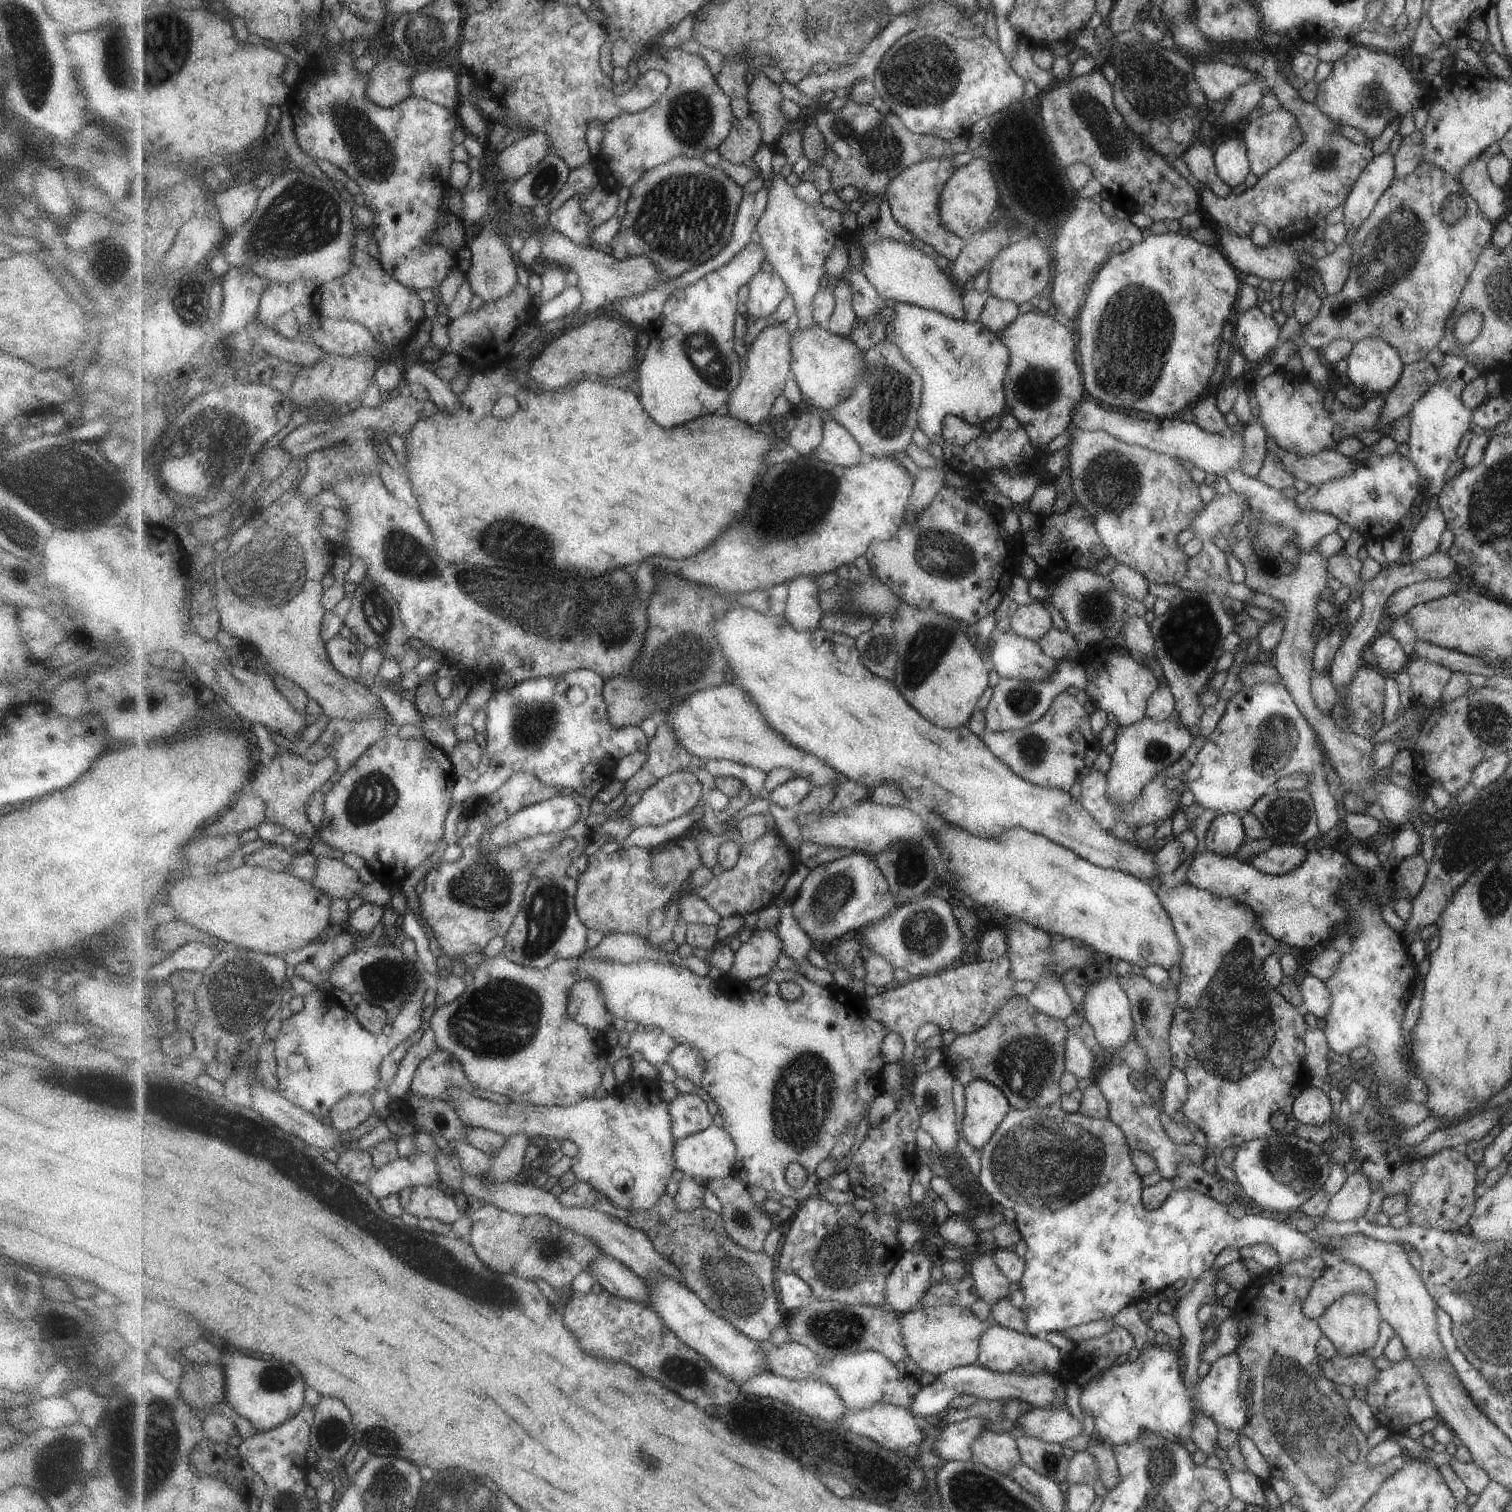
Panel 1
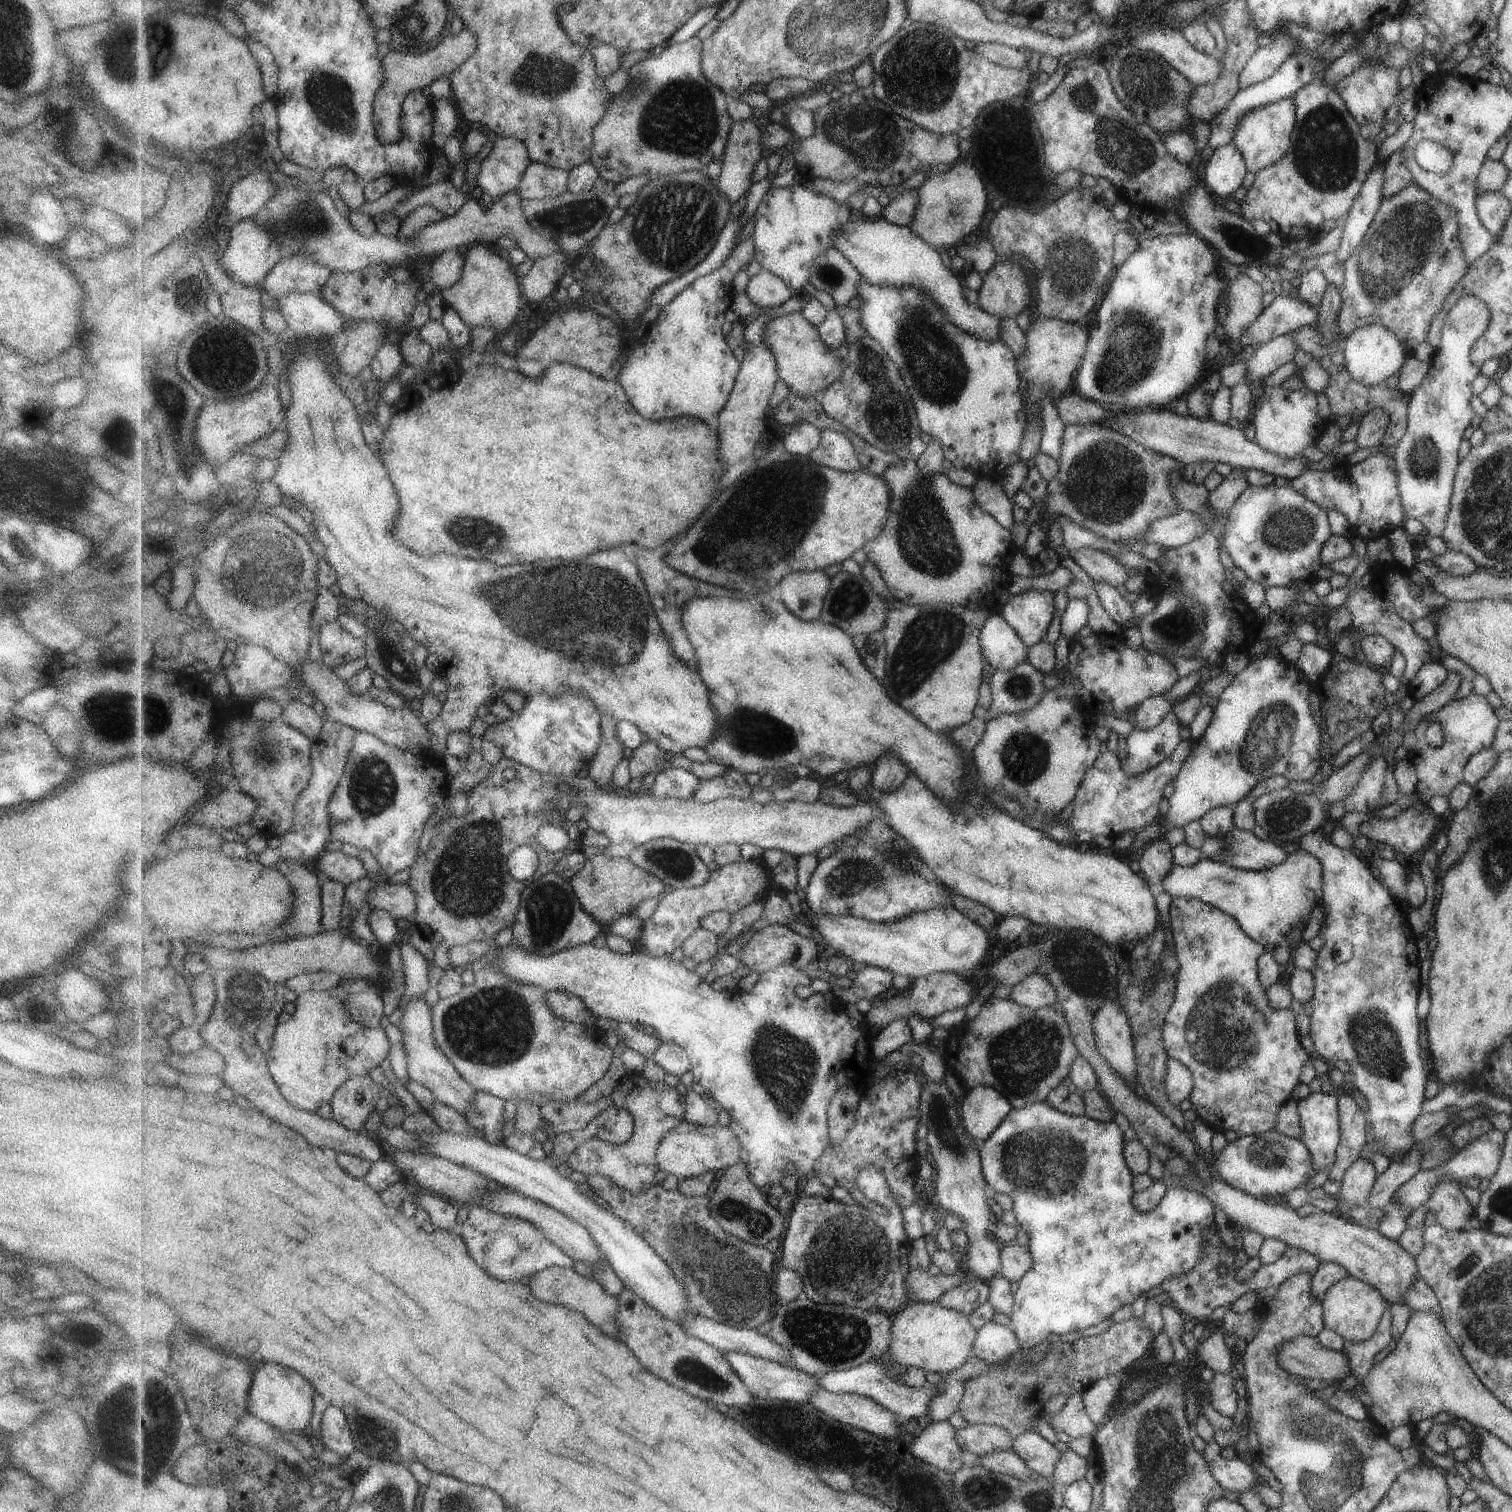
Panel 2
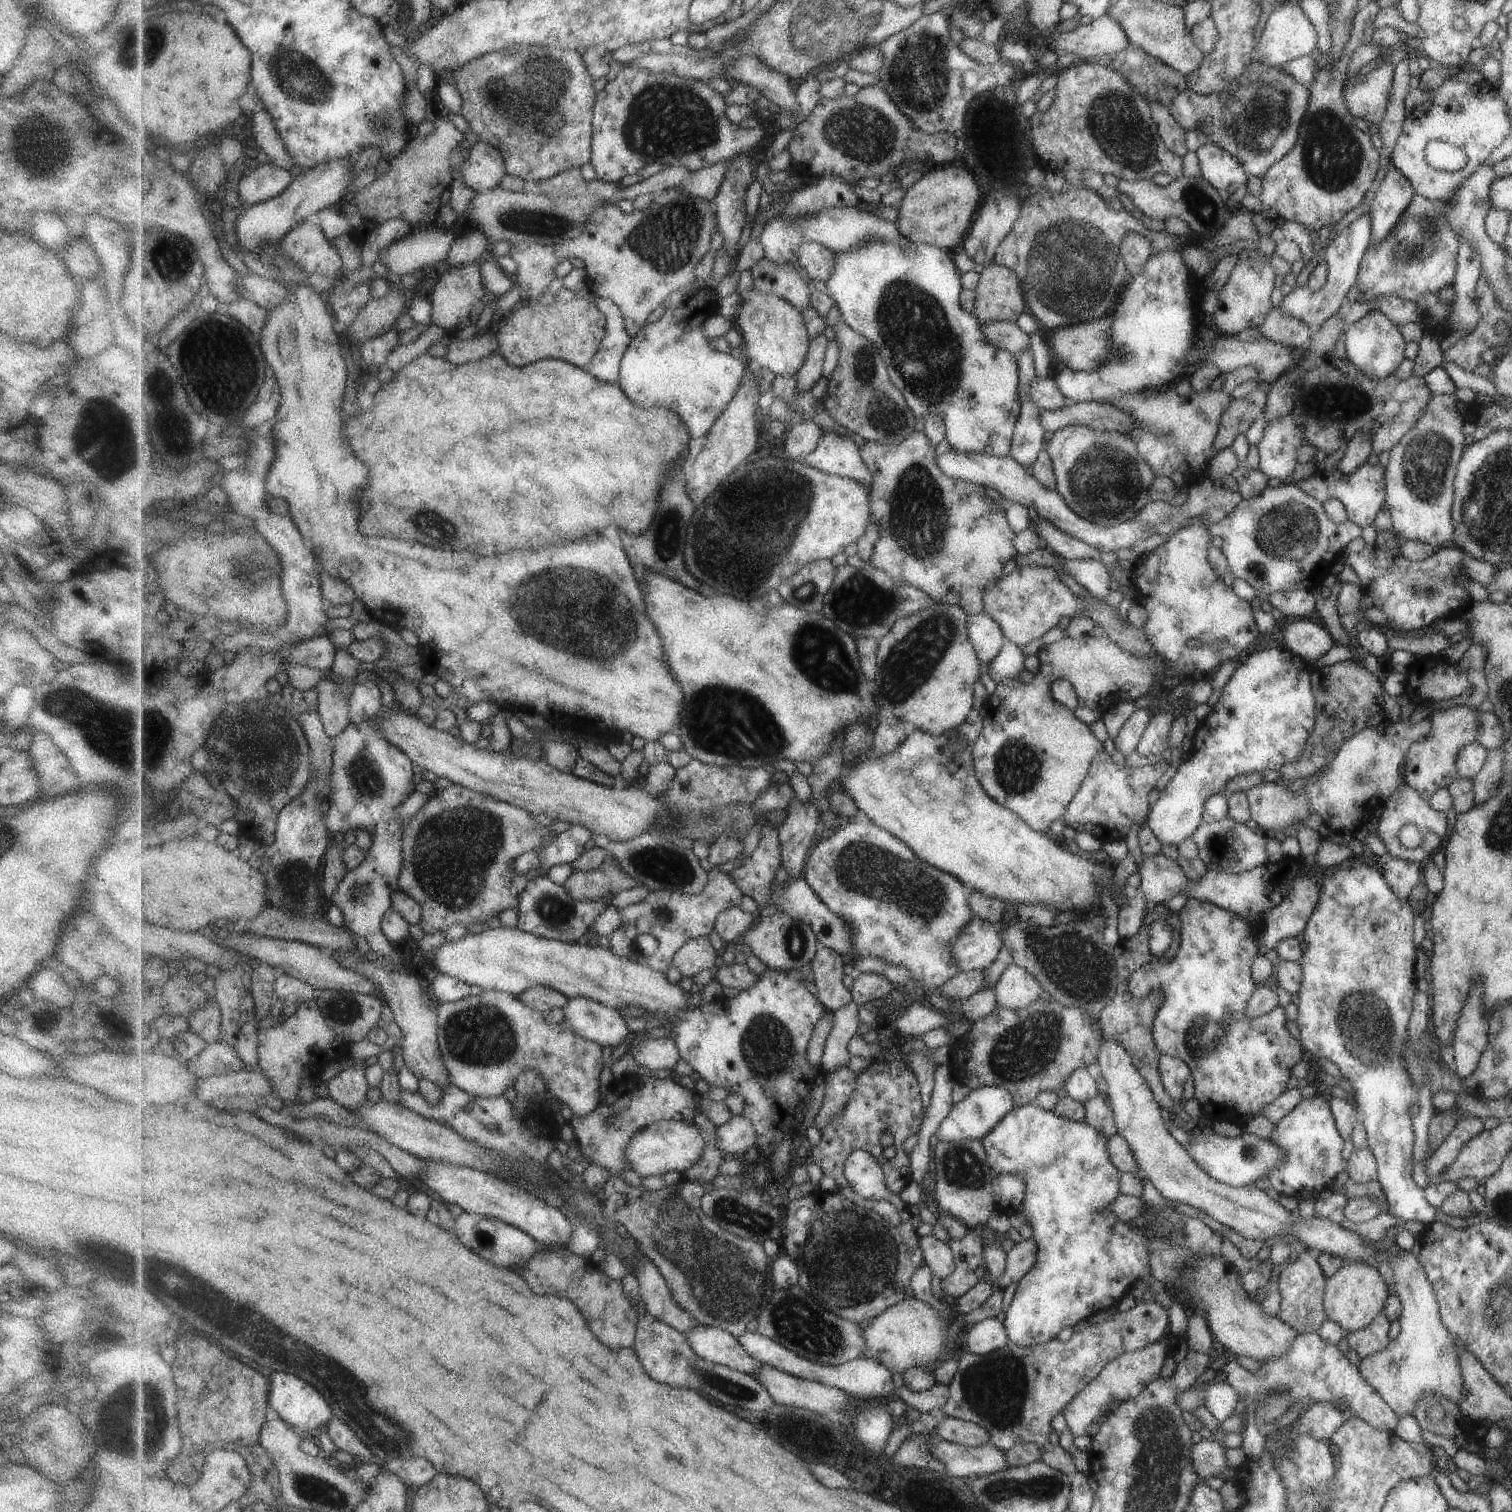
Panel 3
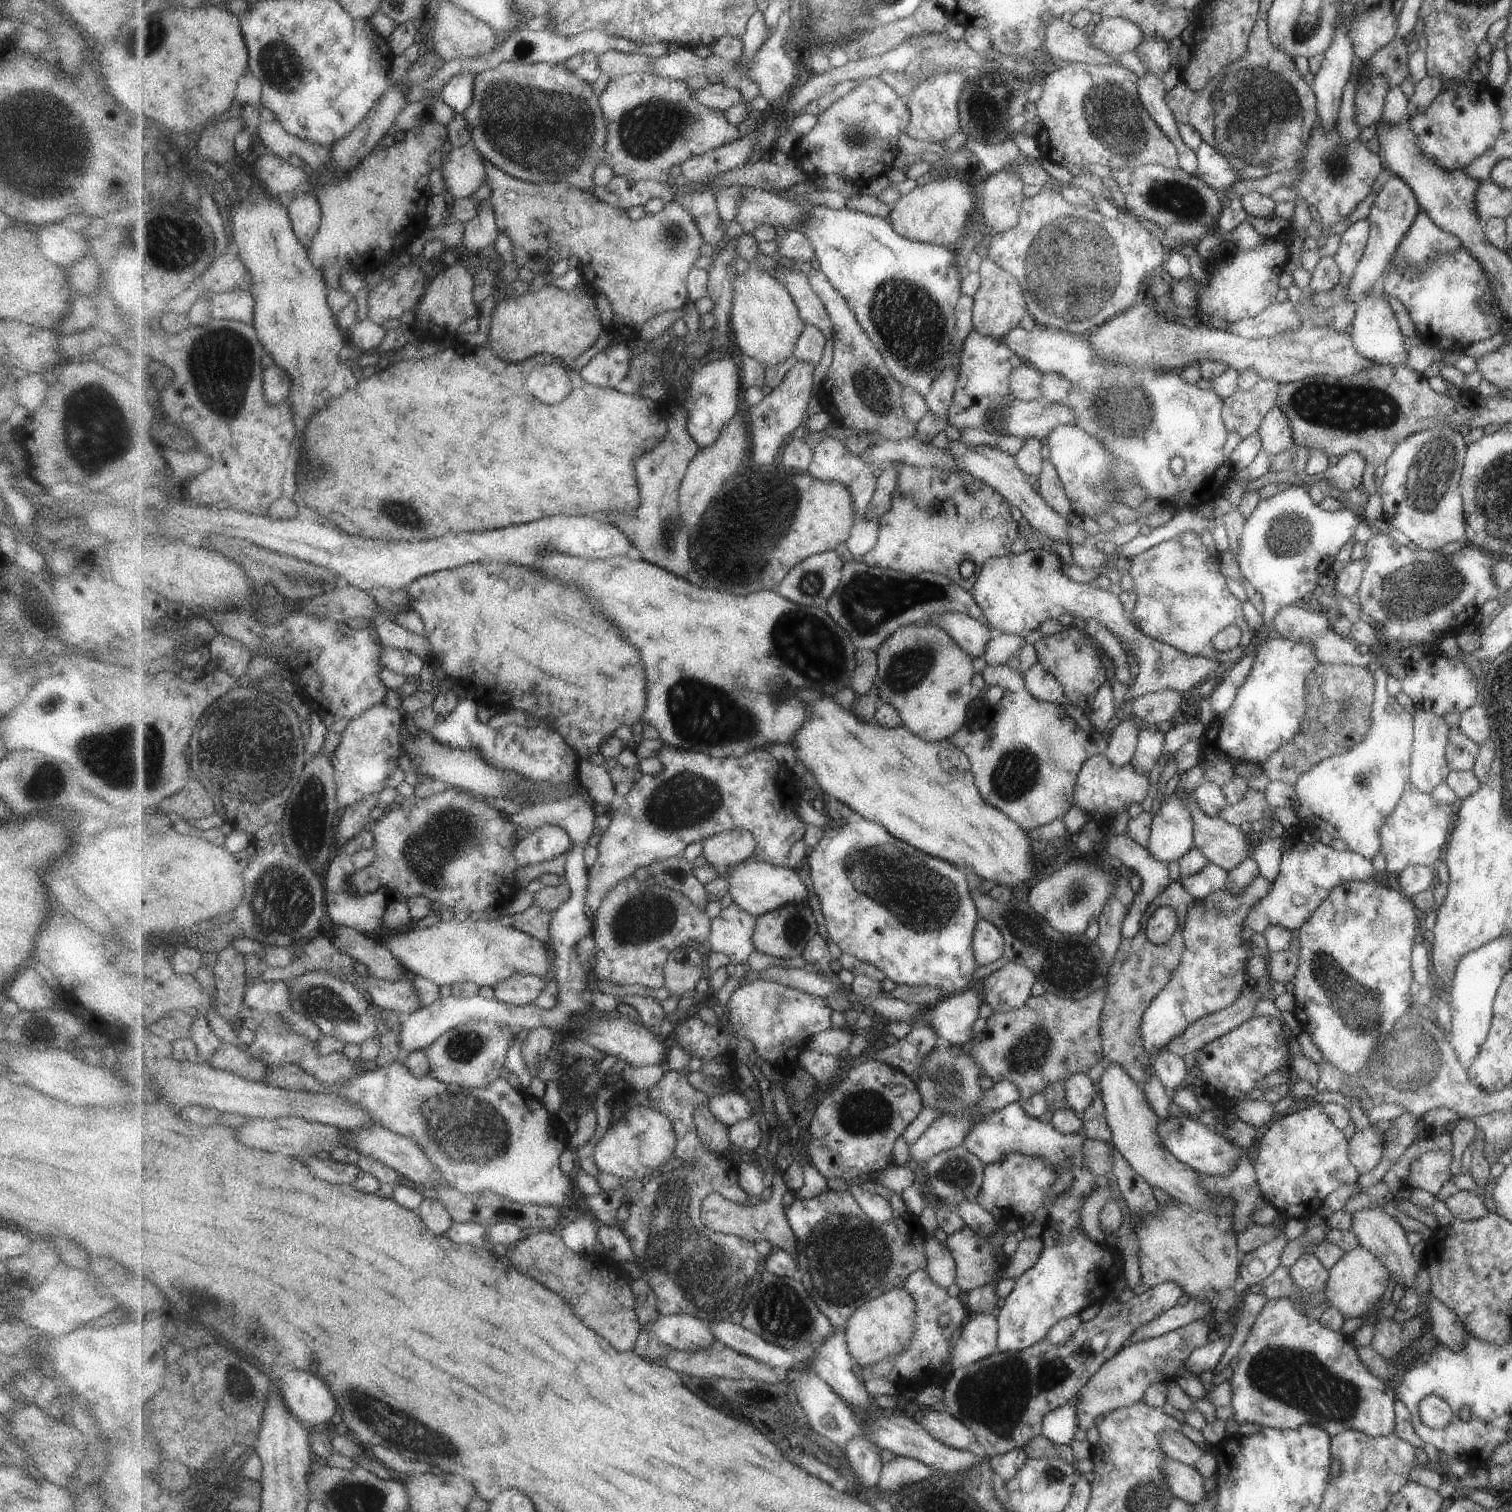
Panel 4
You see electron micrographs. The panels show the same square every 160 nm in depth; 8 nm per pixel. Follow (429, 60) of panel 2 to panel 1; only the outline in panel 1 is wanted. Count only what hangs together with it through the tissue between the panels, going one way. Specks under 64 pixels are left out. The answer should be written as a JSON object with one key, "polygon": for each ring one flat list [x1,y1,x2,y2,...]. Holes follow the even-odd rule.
{"polygon":[[381,60,367,73,368,97,385,108,399,106,412,95,411,79,415,73,411,66,405,66,399,60]]}

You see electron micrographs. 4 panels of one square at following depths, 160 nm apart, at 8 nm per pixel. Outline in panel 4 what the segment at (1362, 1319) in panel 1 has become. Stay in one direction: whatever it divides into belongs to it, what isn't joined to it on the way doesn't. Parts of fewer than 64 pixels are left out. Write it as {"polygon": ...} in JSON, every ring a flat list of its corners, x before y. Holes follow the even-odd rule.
{"polygon":[[1357,1246,1344,1252,1333,1267,1329,1268,1323,1294,1327,1298,1326,1302,1333,1304,1343,1319,1355,1318,1375,1306,1387,1288,1389,1278,1383,1264,1371,1252]]}

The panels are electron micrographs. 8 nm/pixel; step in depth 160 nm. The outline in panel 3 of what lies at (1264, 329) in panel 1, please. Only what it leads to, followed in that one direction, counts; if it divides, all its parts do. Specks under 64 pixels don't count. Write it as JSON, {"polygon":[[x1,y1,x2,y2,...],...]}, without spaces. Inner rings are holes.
{"polygon":[[1365,213,1352,220,1341,232,1338,232,1323,250,1323,261,1326,264,1326,282,1323,283,1323,286,1316,291,1312,291,1307,286,1292,287,1291,291,1279,302,1277,308,1285,315,1304,322,1312,329,1318,328,1328,316,1340,311,1349,286,1355,284,1359,262,1363,258,1363,252,1365,252,1370,236,1369,226,1369,216]]}

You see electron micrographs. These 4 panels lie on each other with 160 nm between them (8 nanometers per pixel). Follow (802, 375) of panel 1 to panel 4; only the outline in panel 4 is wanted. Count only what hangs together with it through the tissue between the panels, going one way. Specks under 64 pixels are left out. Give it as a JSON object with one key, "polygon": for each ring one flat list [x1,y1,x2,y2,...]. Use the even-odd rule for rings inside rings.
{"polygon":[[750,264,745,271,738,272,733,280,731,315,733,348,737,354,753,356,766,367,780,365,793,355,793,348,804,335,806,324,796,307,796,301,770,271]]}

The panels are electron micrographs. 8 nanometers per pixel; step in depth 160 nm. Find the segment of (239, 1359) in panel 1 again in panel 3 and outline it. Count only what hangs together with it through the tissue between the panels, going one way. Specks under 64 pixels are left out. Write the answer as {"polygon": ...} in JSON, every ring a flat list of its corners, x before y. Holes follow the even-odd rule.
{"polygon":[[273,1372,269,1383,268,1406,272,1416,279,1416,287,1424,302,1435,309,1434,309,1430,321,1428,331,1420,331,1408,323,1394,313,1388,309,1382,287,1374,287,1372]]}

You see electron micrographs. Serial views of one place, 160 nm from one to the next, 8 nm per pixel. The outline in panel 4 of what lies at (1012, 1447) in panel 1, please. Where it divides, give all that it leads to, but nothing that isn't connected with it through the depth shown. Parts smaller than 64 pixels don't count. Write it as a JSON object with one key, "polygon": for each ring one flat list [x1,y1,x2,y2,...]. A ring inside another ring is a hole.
{"polygon":[[929,1411,918,1422,935,1440,955,1450,965,1450,977,1442,977,1436,971,1428,949,1412]]}

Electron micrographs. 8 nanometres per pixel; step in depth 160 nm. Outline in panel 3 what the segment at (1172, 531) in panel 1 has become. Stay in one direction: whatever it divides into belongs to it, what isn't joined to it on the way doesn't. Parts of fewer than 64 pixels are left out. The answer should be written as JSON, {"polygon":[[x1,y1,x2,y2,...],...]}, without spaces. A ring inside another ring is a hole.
{"polygon":[[1069,425,1048,435,1044,449,1052,462,1054,489,1083,520,1120,525,1131,521,1140,508,1151,502,1147,490,1156,476,1137,454,1135,443,1123,433]]}

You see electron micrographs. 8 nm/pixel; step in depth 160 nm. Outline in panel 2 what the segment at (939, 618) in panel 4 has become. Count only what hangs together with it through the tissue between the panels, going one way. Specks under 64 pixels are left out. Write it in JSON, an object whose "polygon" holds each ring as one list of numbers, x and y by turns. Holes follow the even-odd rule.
{"polygon":[[997,614,985,622,980,633,980,646,986,661,995,670,1011,670,1019,662,1026,661,1029,654,1021,636]]}

